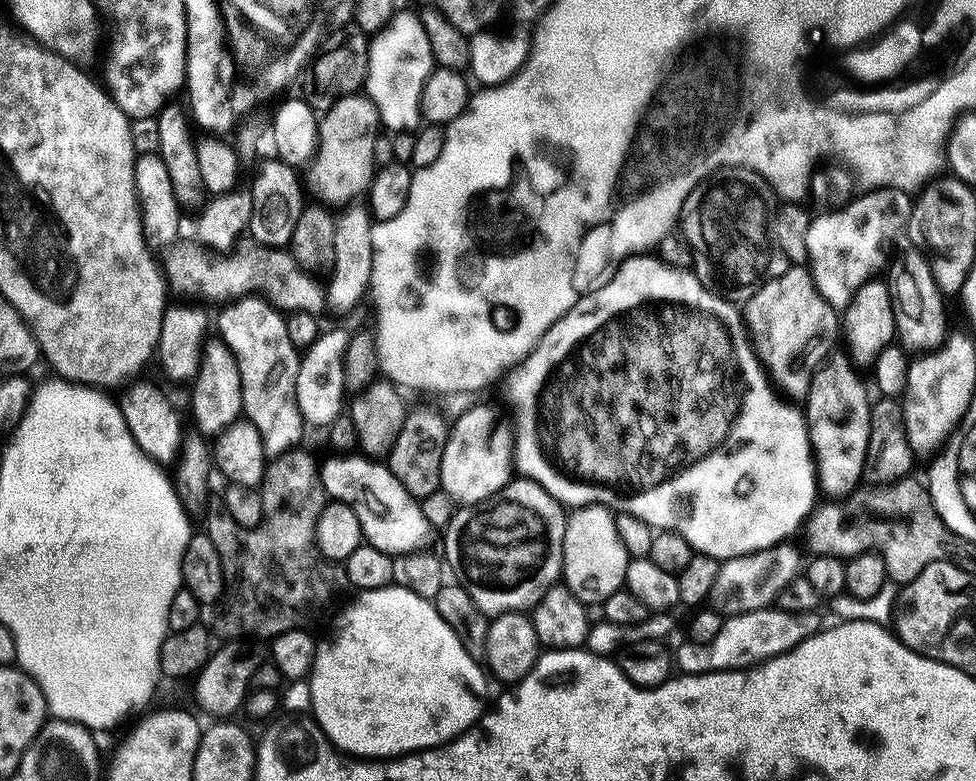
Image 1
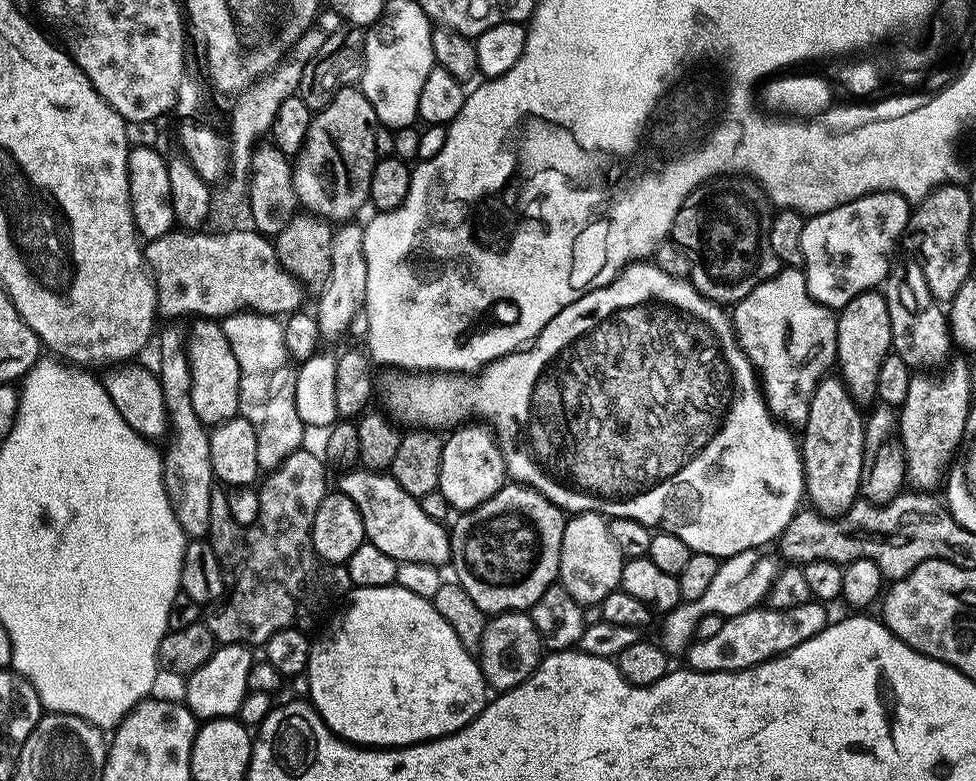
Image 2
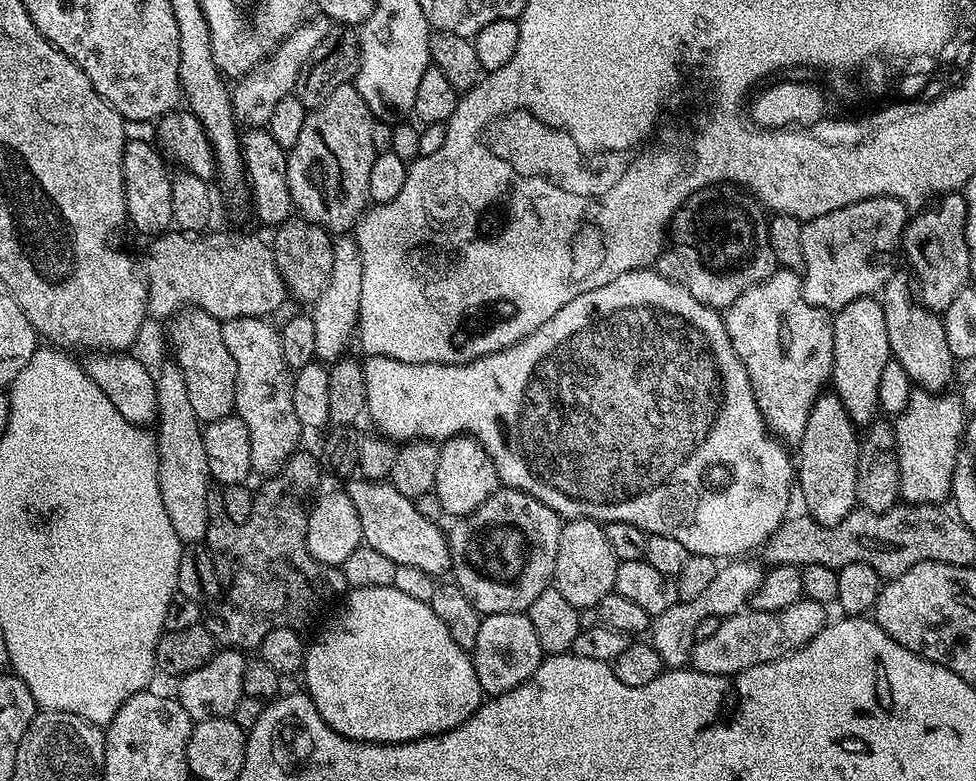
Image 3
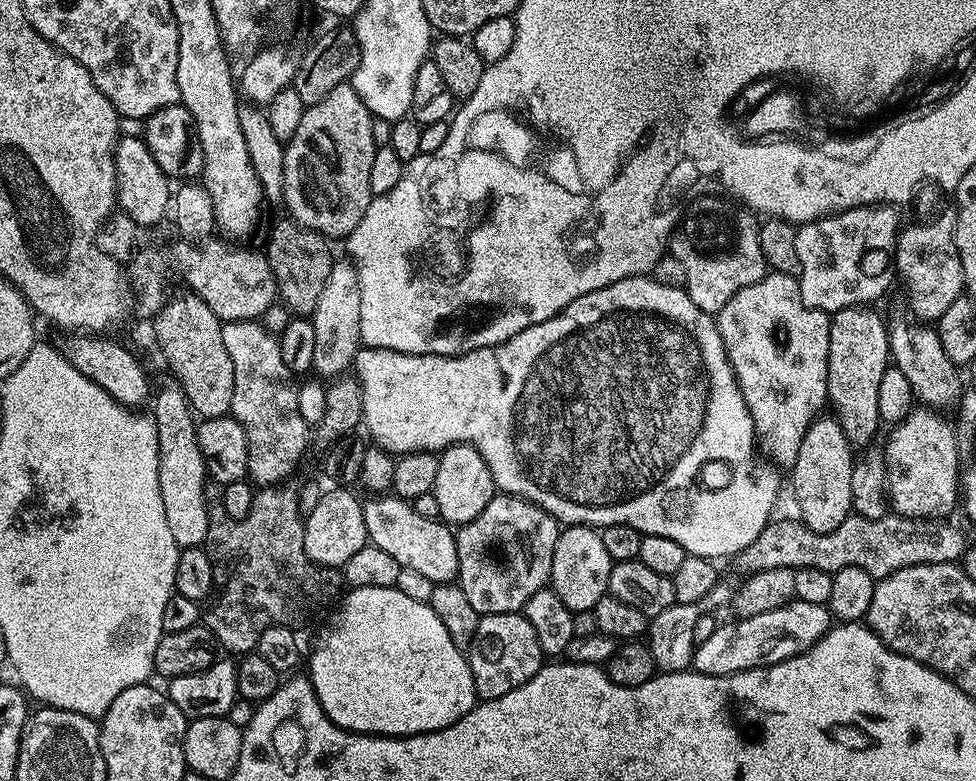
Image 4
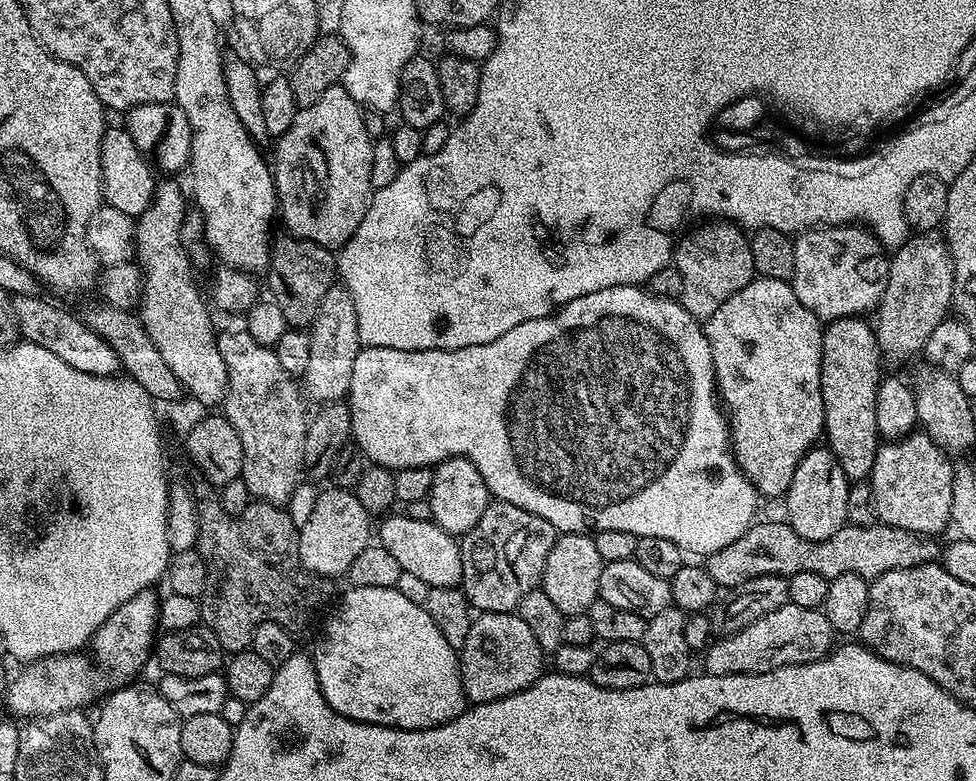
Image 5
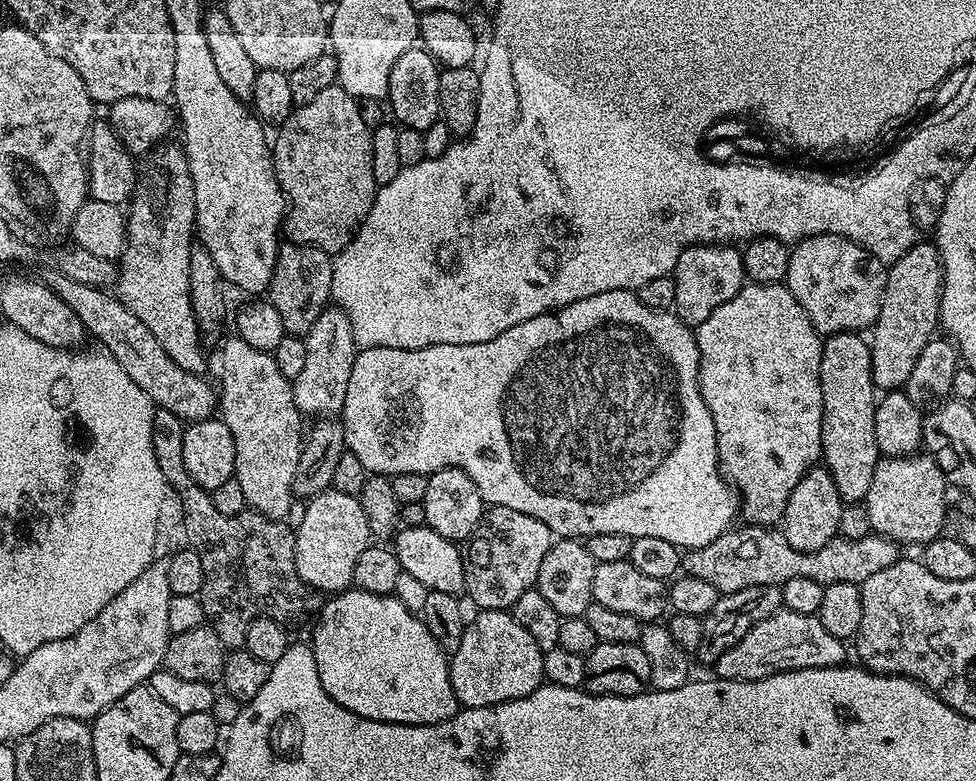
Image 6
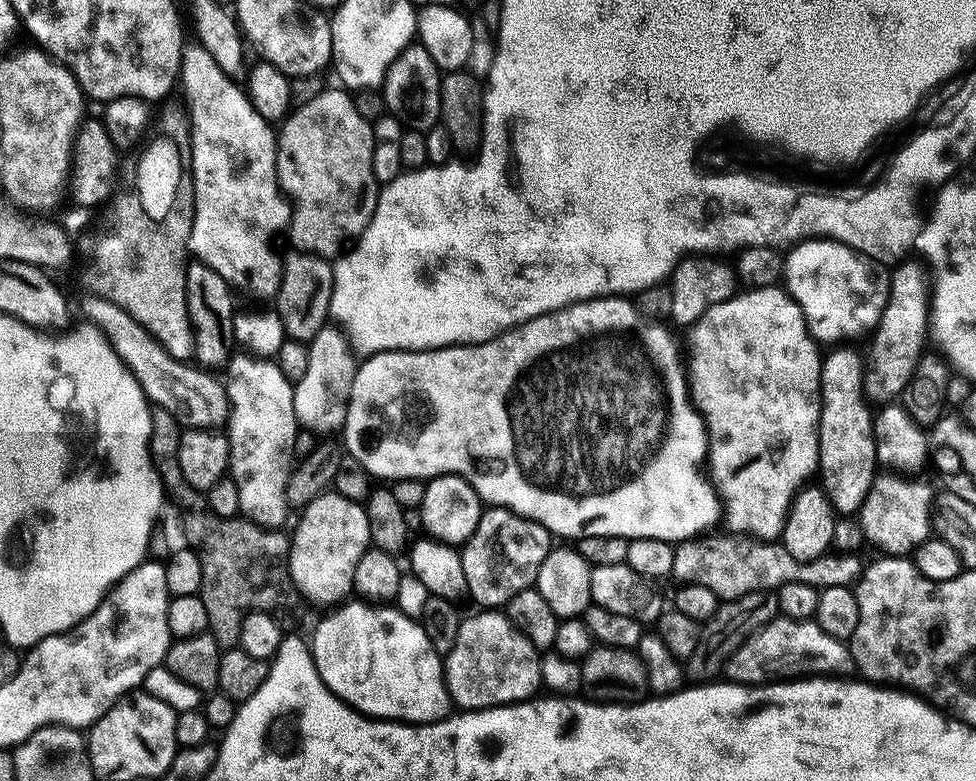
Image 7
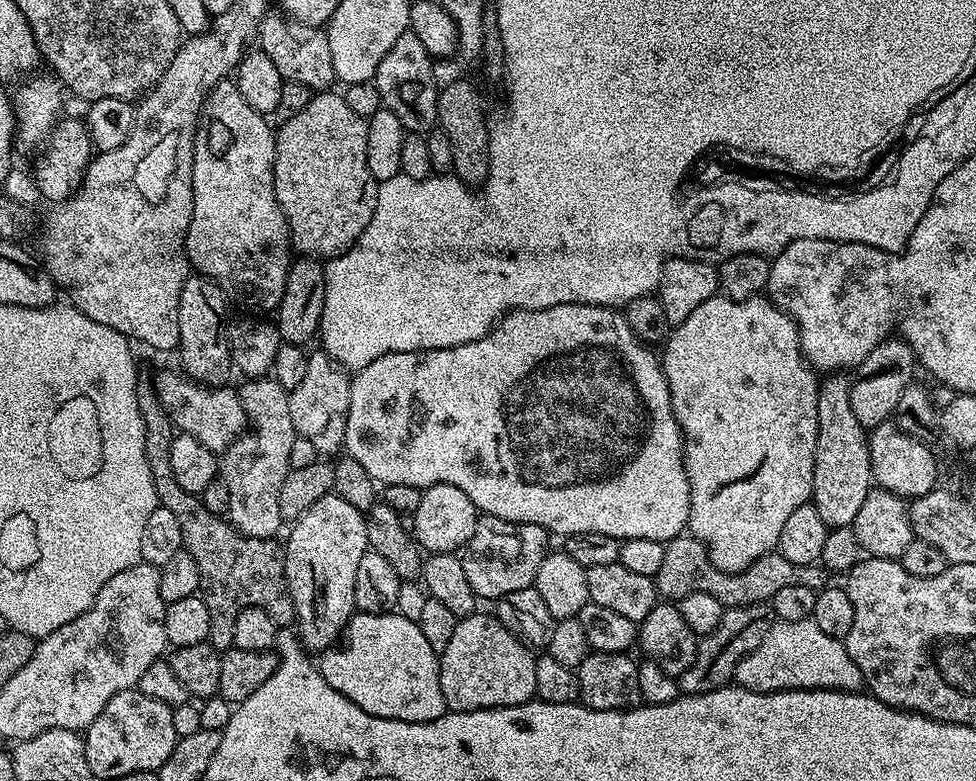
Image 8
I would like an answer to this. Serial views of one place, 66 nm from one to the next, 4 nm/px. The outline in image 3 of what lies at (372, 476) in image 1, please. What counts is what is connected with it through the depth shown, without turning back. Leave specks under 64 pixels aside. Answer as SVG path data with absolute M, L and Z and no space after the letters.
M352 478L347 481L346 491L348 497L354 502L354 506L360 515L362 530L364 531L363 543L370 545L381 554L386 554L398 566L414 566L433 578L440 578L443 572L447 573L452 566L452 551L448 548L447 535L442 531L439 523L432 523L422 516L415 508L413 501L407 500L390 482L381 482L367 478Z

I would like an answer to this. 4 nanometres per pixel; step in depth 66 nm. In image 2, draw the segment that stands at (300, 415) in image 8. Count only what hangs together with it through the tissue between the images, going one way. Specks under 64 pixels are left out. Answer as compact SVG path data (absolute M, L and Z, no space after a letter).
M344 222L333 231L330 250L330 278L319 289L320 301L314 307L314 315L321 333L344 332L352 324L356 312L361 311L366 298L366 254L364 253L364 229L356 222Z

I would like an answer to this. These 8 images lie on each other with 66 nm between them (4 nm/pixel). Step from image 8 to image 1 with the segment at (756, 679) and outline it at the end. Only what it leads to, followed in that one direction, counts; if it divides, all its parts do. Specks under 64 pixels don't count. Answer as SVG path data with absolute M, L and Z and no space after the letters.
M778 606L759 608L753 612L737 612L725 619L722 630L709 644L683 642L674 648L674 664L681 673L731 672L760 664L775 656L783 656L815 632L821 631L816 612L783 612Z

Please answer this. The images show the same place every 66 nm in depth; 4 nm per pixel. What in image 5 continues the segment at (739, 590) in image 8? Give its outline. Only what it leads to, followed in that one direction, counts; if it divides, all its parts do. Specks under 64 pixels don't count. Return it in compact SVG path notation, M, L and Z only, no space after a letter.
M768 520L765 524L760 523L753 523L742 538L730 542L730 546L722 546L722 550L707 557L710 578L714 578L721 589L735 590L742 582L764 574L787 578L799 572L822 574L828 581L838 578L838 574L858 574L863 580L871 582L890 570L933 563L942 552L941 545L936 545L937 541L931 536L916 536L910 530L898 530L879 522L870 526L848 524L838 530L834 538L826 538L822 542L798 538L787 522L780 521L779 524L776 520Z

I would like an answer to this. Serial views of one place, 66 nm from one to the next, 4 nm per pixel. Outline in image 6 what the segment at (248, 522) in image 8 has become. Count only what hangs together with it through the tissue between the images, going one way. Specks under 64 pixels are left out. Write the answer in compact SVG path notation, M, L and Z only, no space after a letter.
M239 334L233 335L233 340L226 340L223 341L223 344L225 343L224 349L220 352L221 372L220 384L218 383L218 402L222 410L224 406L224 413L222 413L223 422L230 430L230 434L234 434L234 466L236 467L234 479L238 482L238 486L242 486L242 498L246 498L248 508L251 511L257 512L271 520L287 521L289 519L288 515L292 512L292 503L294 503L292 495L294 478L302 467L302 443L300 444L300 420L302 421L302 413L300 407L296 404L296 396L292 392L292 384L284 377L282 370L278 370L271 351L255 349L254 346L250 346L249 342L244 341Z

